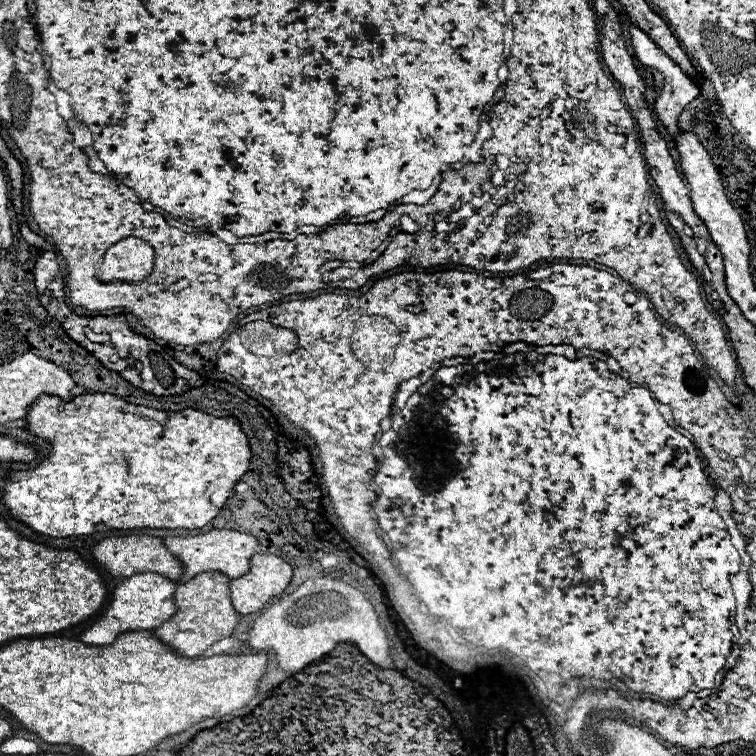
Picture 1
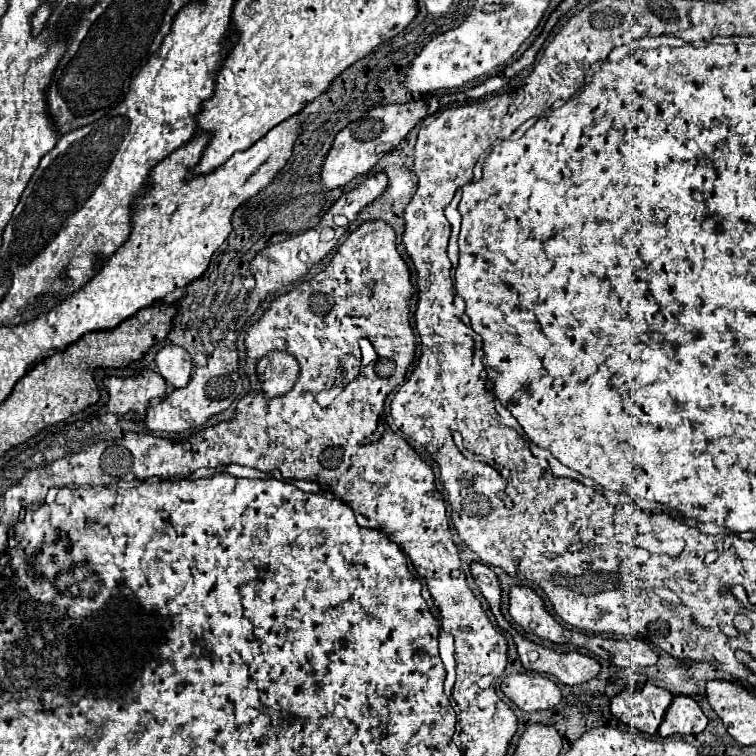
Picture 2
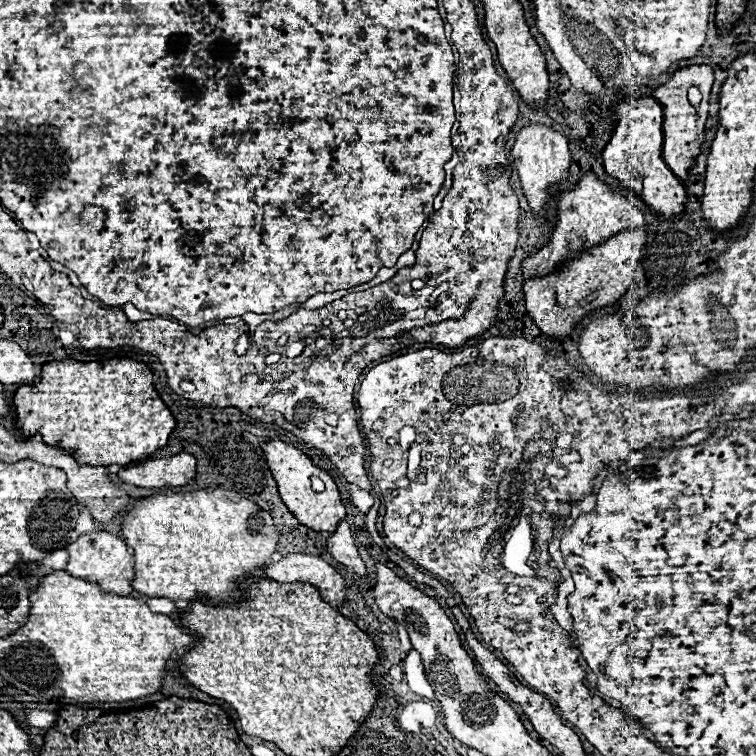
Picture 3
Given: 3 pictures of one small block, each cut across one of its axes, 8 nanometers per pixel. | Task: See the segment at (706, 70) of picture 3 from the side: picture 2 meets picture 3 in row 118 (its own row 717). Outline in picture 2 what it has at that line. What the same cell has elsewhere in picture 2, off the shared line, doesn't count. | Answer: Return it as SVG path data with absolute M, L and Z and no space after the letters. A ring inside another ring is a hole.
M676 696L664 714L658 734L662 738L674 736L674 734L682 734L682 736L700 734L706 728L706 724L708 724L708 718L690 696Z

